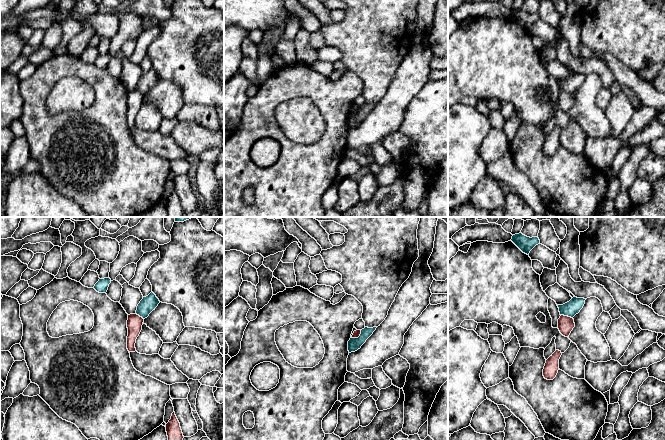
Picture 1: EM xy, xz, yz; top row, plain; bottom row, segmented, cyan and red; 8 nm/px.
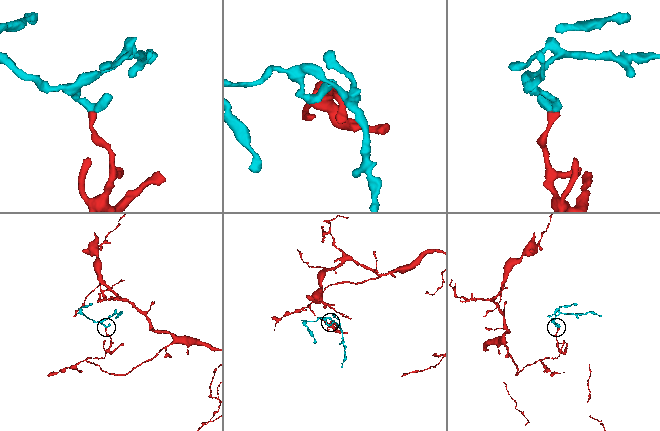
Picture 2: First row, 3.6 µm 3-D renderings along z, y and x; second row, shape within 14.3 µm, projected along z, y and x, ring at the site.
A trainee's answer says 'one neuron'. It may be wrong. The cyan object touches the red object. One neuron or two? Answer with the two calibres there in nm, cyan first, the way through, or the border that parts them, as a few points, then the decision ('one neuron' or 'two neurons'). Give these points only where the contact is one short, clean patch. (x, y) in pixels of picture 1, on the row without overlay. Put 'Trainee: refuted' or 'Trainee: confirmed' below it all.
calibres 120 and 130 nm; border yz (561, 90), (572, 94); two neurons
Trainee: refuted

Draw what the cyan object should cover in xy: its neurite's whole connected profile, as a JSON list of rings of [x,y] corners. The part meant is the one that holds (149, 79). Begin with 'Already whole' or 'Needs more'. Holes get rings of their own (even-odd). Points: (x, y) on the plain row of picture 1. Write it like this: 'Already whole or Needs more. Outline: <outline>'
Already whole. Outline: [[[151,68],[148,72],[143,73],[143,75],[140,77],[135,90],[145,95],[153,86],[155,86],[159,79],[159,75],[153,68]]]

